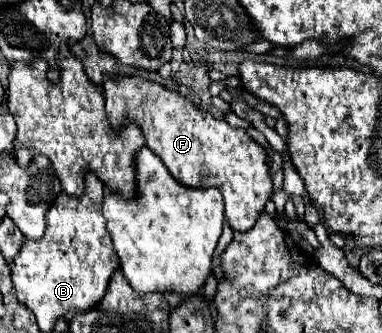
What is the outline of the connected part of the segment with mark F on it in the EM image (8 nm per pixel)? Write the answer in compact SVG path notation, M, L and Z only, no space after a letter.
M109 77L103 89L107 101L107 117L115 131L127 125L127 121L137 123L147 139L147 147L165 163L175 181L193 189L217 187L225 199L225 215L233 231L249 231L255 225L257 215L261 215L273 191L267 167L267 151L257 141L253 141L243 129L233 129L223 119L215 119L213 115L201 111L197 105L185 101L179 93L139 77Z

